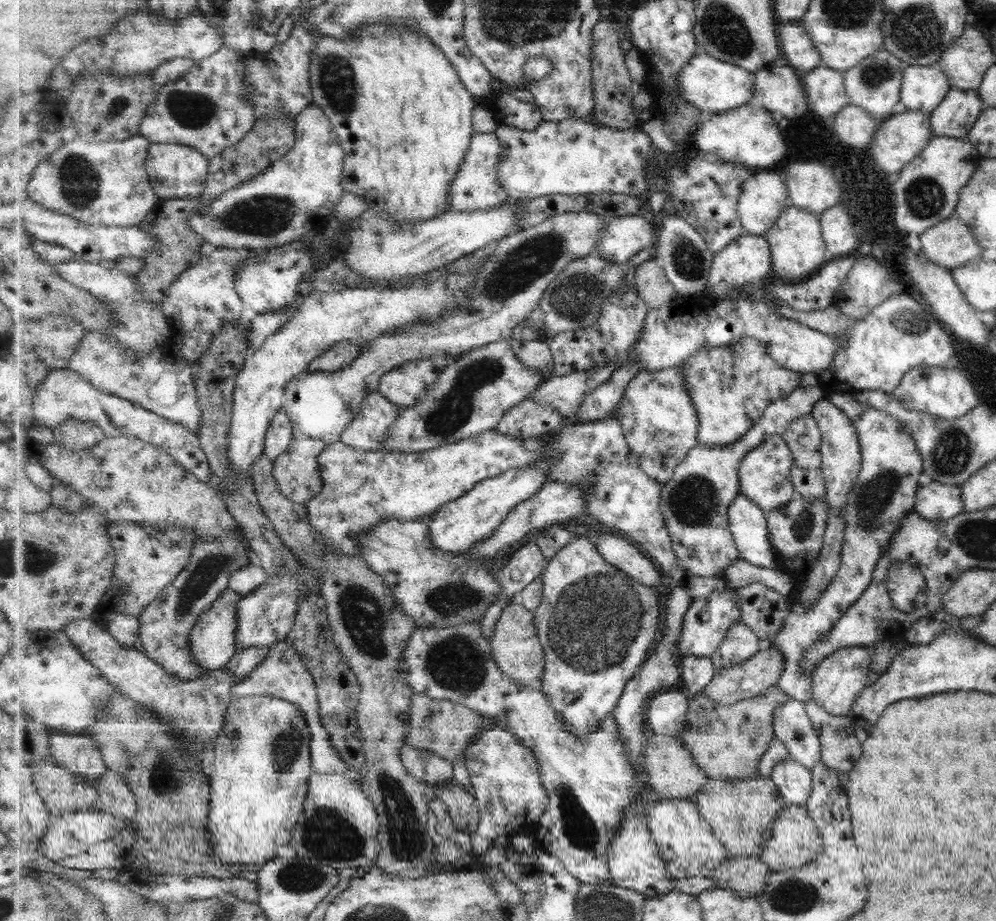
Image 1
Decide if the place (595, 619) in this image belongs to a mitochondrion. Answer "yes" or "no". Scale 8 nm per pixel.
yes

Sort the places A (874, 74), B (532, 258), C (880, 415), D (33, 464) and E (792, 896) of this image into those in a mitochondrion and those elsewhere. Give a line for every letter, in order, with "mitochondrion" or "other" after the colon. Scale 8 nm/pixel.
A: mitochondrion
B: mitochondrion
C: other
D: other
E: mitochondrion

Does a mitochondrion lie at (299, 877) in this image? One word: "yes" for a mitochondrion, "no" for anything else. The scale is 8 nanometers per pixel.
yes

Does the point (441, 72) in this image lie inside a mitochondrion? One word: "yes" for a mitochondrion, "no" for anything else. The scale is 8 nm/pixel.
no

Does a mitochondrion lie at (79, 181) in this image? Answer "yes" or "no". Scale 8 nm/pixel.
yes

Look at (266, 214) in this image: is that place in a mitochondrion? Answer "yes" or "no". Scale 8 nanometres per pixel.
yes

